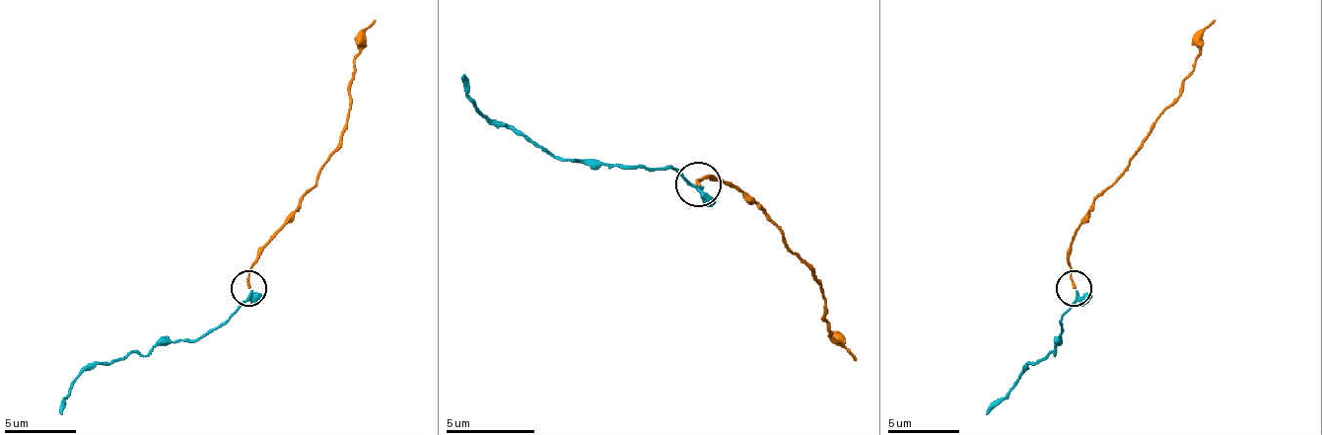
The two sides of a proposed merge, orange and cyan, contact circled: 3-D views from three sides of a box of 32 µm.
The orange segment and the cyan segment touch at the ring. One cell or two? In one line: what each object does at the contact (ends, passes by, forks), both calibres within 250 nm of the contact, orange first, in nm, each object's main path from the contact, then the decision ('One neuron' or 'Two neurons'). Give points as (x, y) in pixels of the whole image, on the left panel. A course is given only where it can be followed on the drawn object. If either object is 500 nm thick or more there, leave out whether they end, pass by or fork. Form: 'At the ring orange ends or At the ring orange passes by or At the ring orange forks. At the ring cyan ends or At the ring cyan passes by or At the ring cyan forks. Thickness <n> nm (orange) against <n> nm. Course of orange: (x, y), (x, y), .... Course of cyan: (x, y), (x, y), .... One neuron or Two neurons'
At the ring orange ends. At the ring cyan passes by. Thickness 130 nm (orange) against 190 nm. Course of orange: (249, 287), (256, 252), (289, 216), (339, 144), (360, 34), (375, 20). Course of cyan: (249, 291), (228, 316), (192, 340), (157, 344), (146, 355), (132, 351), (89, 366), (60, 415). One neuron

